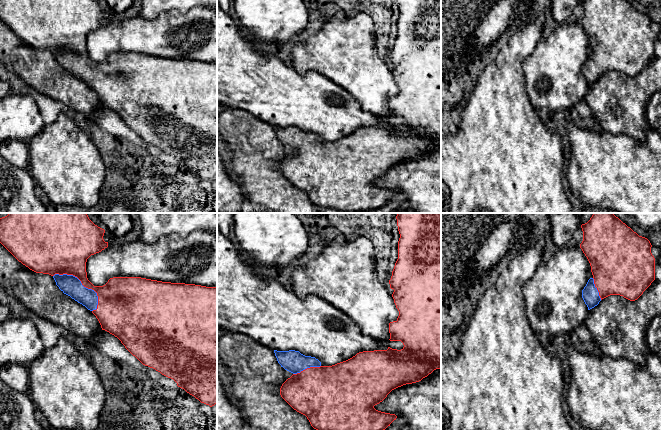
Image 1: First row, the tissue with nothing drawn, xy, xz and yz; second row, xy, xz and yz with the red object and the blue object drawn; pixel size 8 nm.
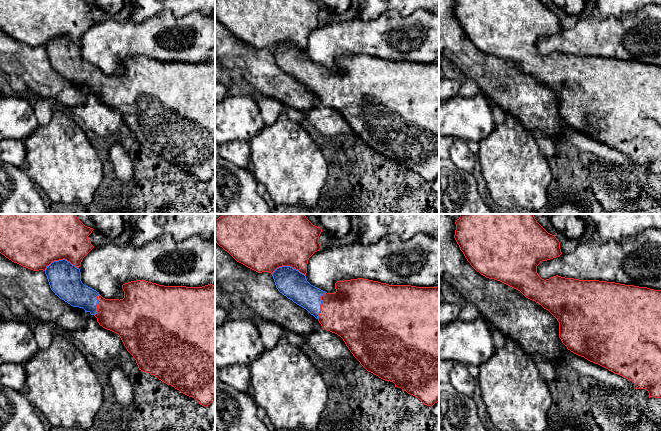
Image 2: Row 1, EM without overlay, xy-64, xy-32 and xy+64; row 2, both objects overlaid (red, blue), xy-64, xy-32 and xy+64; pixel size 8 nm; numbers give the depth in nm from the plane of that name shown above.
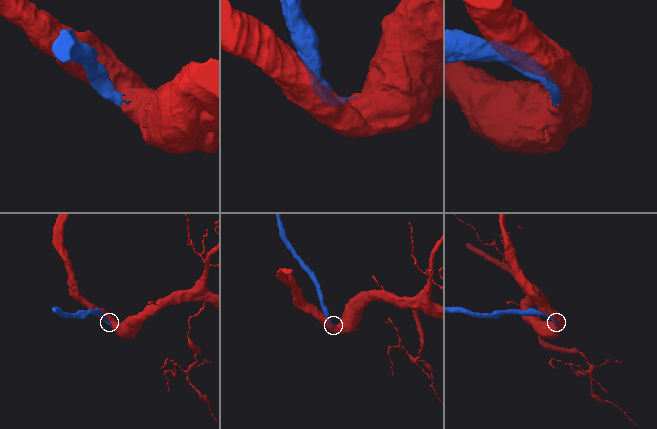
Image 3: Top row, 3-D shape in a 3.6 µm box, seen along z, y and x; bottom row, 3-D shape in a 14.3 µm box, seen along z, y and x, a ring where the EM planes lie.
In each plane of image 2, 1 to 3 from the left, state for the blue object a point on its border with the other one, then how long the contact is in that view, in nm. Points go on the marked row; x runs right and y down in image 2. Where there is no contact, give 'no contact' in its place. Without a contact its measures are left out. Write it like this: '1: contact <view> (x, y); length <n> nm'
1: contact xy-64 (61, 259); length 280 nm
2: contact xy-32 (288, 265); length 280 nm
3: no contact

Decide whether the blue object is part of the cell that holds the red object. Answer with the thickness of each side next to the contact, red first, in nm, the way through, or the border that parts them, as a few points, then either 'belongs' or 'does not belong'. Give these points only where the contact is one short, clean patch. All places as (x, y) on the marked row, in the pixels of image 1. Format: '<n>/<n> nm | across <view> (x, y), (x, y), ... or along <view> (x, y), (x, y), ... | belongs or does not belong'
280/160 nm | belongs

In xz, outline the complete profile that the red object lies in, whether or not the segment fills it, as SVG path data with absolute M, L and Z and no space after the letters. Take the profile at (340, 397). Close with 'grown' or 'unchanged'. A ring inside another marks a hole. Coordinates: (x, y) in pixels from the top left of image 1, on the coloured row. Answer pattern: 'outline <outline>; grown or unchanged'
outline M397 213L397 226L400 234L398 241L398 259L392 271L389 280L390 288L394 290L392 297L399 316L396 321L389 323L390 341L401 341L404 347L401 350L388 347L387 350L363 351L357 353L352 358L337 363L332 366L322 366L321 362L315 357L305 356L299 351L277 351L274 350L278 363L285 370L293 375L288 378L280 388L281 397L297 412L305 415L311 426L316 430L385 430L390 424L396 420L395 414L378 411L375 405L382 402L387 395L394 389L406 384L412 384L421 381L436 369L441 369L441 213Z; grown

